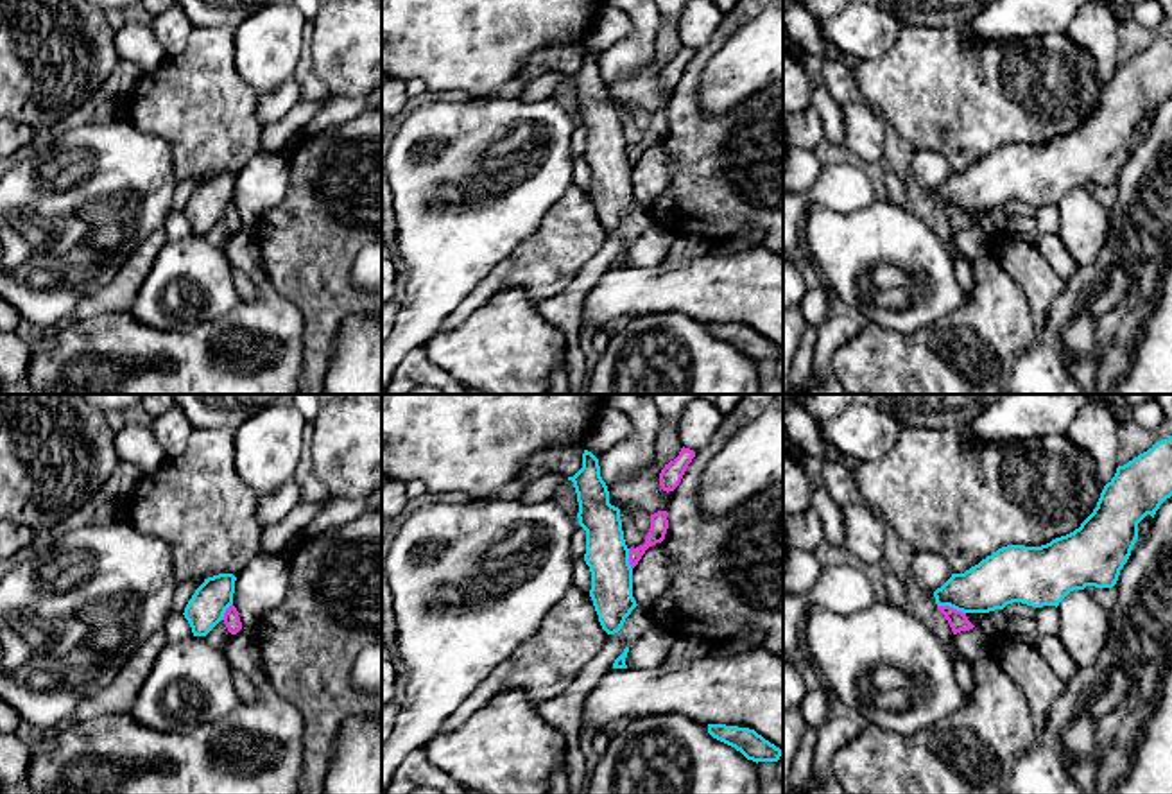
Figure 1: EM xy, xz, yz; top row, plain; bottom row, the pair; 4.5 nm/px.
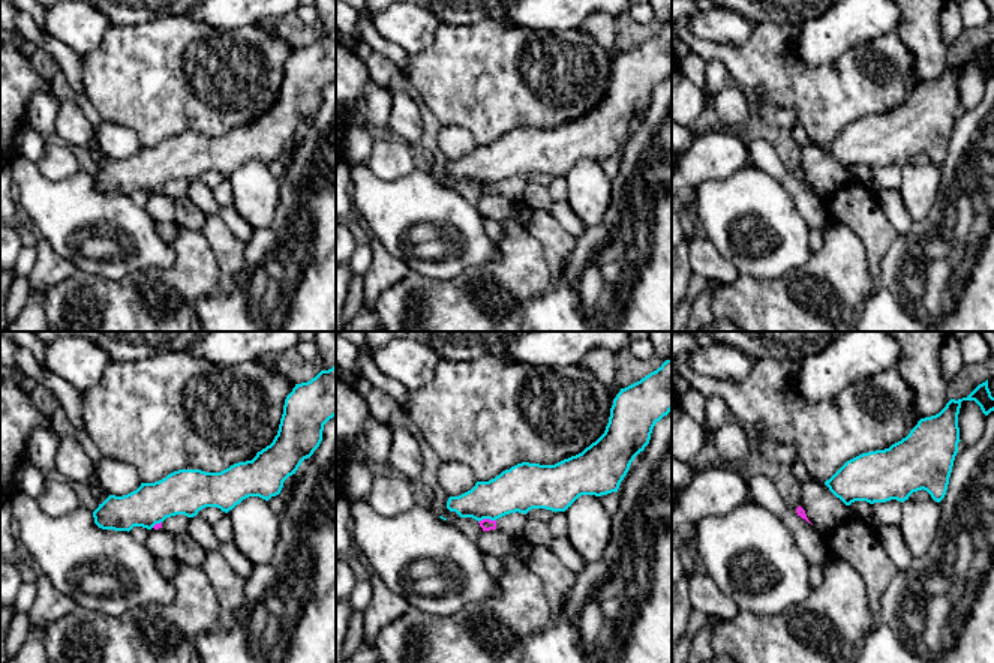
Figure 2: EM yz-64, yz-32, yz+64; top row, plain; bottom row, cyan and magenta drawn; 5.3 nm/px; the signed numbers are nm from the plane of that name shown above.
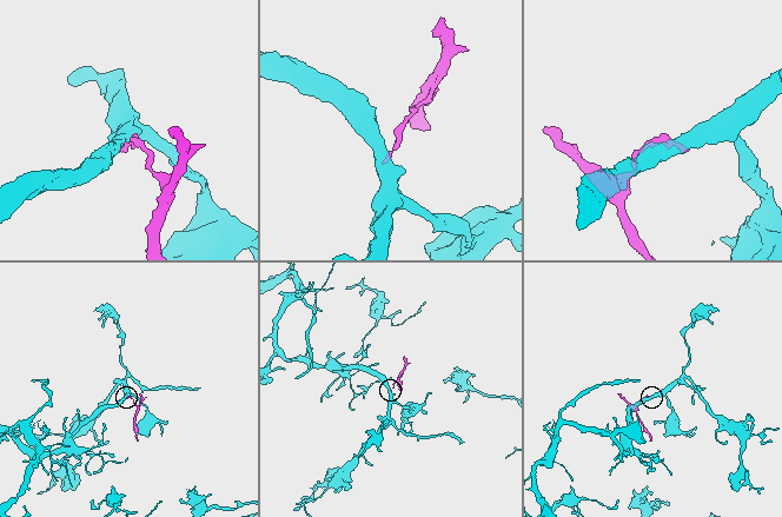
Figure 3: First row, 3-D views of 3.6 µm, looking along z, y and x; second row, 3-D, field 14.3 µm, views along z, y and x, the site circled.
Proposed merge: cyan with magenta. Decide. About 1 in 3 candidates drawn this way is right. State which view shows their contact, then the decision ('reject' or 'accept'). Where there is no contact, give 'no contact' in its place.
yz | reject

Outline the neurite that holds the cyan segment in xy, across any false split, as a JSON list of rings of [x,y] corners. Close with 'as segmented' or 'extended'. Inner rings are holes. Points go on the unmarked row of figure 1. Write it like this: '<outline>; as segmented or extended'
[[[219,172],[195,188],[183,211],[194,235],[206,235],[224,217],[233,203],[235,179],[233,172]]]; as segmented

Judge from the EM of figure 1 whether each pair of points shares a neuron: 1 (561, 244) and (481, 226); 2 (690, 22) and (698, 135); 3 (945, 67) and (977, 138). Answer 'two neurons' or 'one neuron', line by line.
1: two neurons
2: two neurons
3: one neuron

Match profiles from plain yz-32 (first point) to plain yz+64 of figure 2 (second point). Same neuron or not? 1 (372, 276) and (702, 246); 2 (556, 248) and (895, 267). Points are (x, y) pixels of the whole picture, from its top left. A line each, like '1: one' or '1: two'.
1: two
2: two

